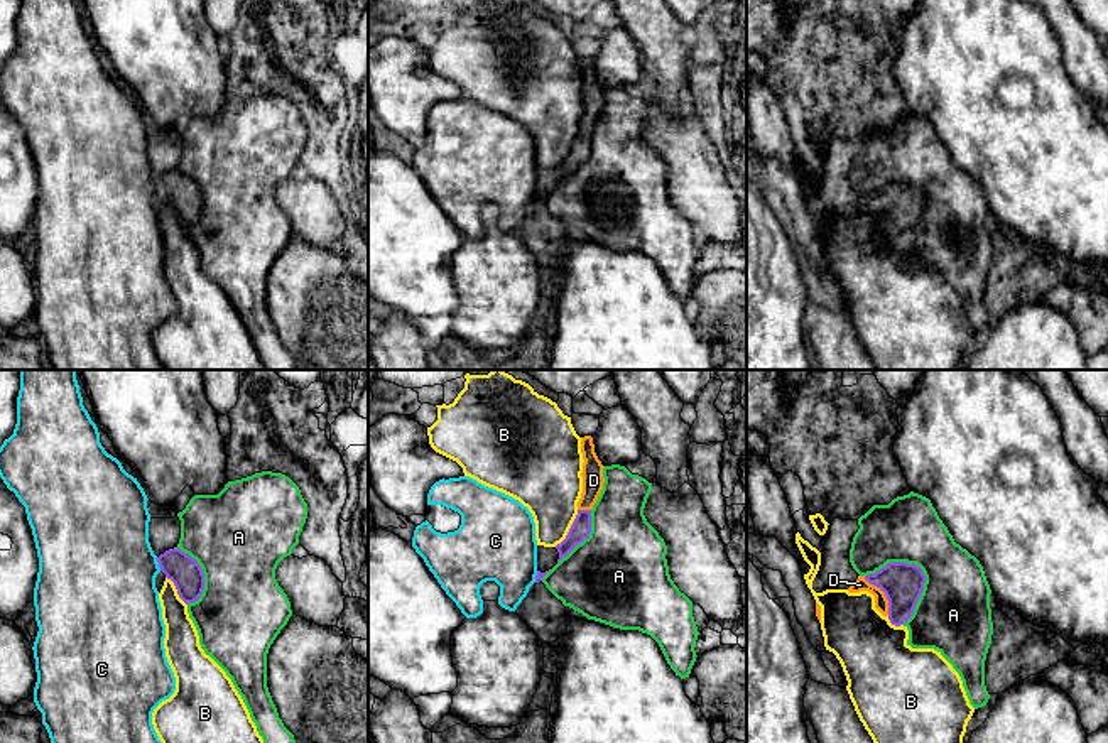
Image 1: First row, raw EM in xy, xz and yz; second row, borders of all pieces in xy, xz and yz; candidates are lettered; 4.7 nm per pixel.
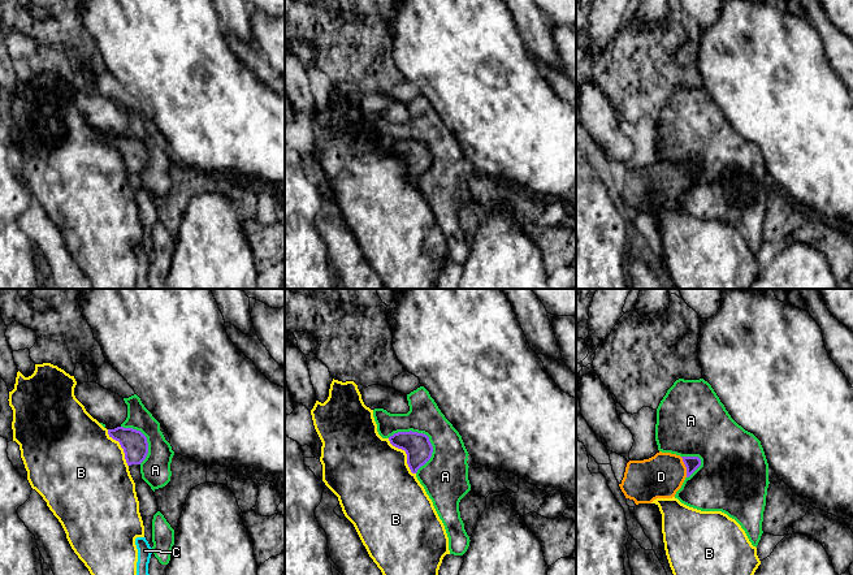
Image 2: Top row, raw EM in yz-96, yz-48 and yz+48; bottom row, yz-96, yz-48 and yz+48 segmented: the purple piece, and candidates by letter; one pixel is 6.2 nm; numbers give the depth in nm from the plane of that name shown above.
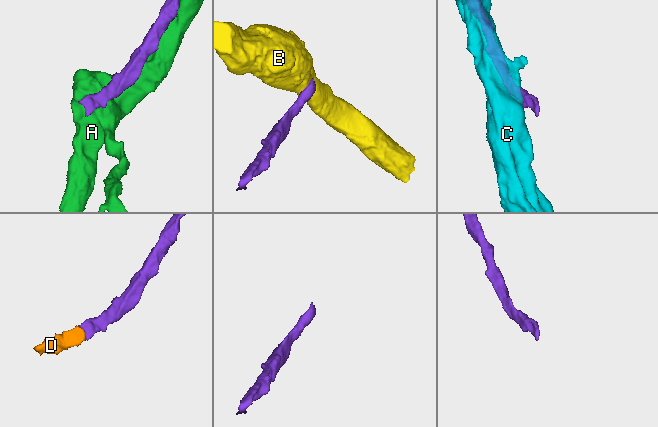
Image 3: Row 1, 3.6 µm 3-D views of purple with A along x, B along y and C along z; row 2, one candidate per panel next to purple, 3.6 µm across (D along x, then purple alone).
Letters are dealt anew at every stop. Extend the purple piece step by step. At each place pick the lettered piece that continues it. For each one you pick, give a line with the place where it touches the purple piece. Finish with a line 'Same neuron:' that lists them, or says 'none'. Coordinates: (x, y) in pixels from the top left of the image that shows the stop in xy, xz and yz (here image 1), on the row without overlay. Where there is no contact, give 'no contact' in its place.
D: contact yz (885, 216)
Same neuron: D

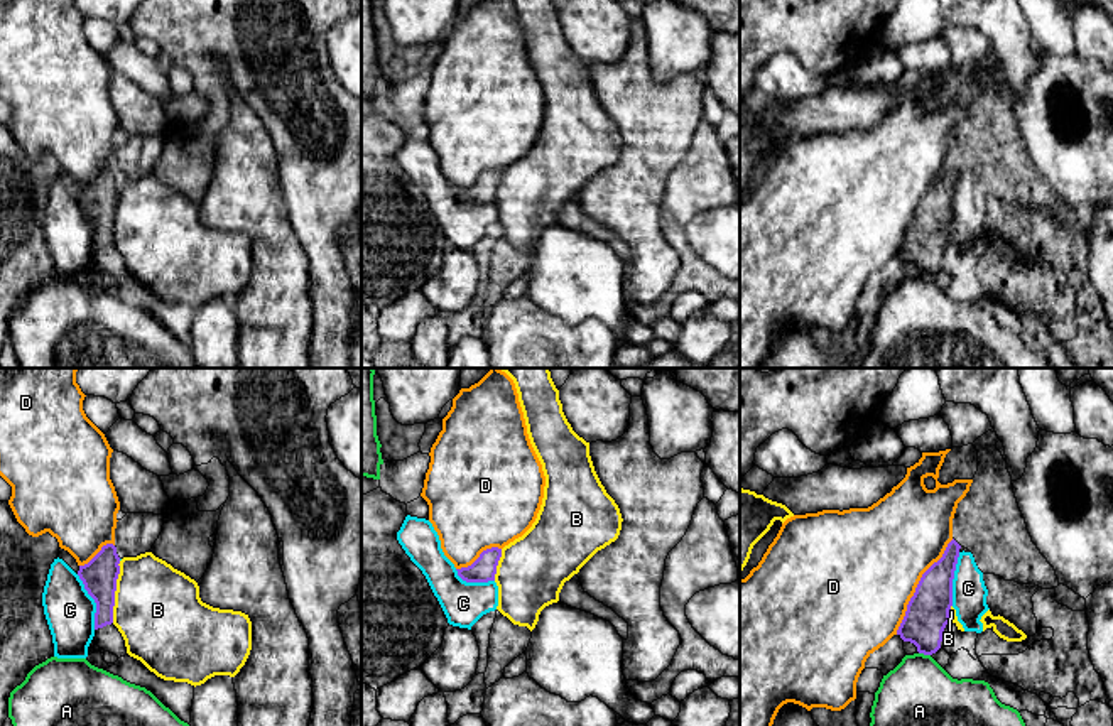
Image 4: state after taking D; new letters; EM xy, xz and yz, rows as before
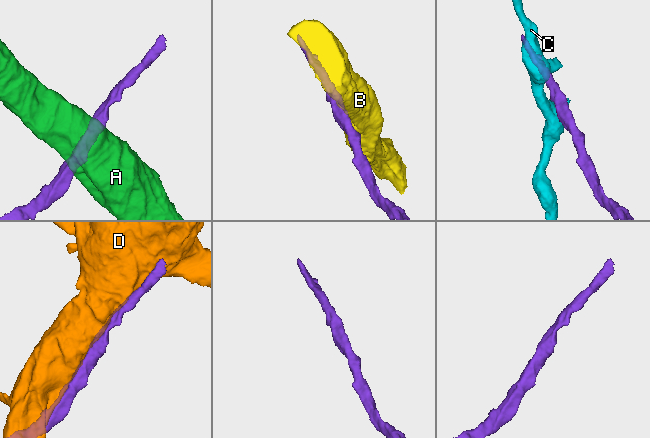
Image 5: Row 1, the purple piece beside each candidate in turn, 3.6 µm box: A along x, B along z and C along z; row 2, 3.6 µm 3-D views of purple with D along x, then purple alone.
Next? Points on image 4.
Same neuron: none

